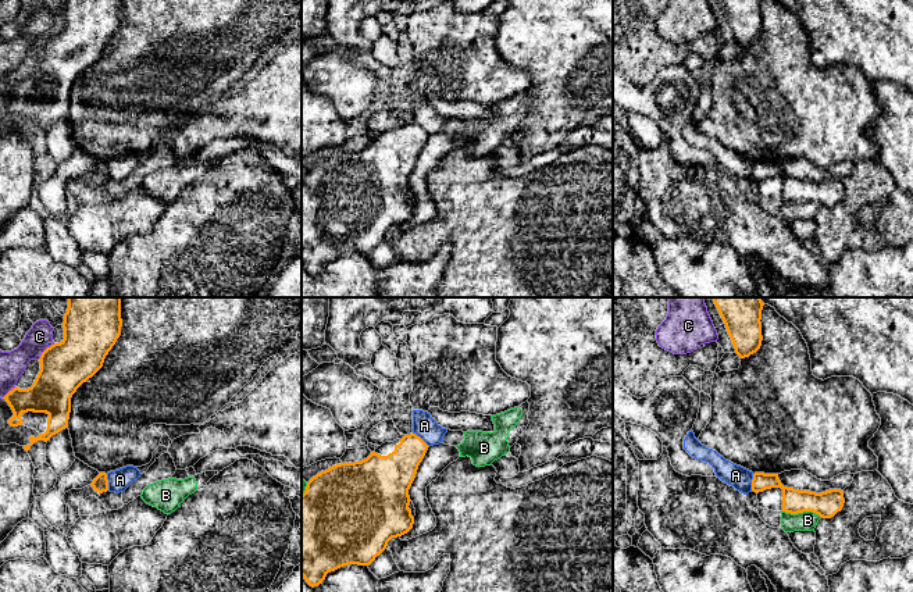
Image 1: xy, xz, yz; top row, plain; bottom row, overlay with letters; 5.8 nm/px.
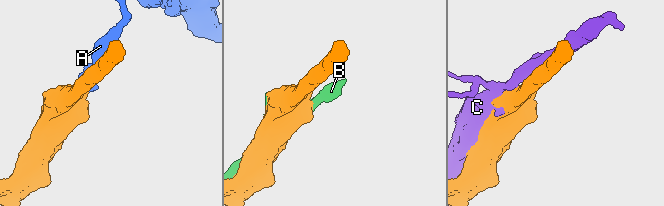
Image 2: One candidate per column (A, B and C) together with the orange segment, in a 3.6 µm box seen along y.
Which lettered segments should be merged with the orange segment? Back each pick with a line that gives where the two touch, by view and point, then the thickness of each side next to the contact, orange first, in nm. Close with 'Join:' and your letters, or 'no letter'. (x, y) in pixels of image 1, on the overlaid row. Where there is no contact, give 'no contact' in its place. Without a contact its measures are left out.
Join: no letter

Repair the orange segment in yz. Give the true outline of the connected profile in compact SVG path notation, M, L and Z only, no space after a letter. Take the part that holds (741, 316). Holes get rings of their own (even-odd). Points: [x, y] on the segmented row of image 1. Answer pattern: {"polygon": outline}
{"polygon": "M713 297L713 302L725 324L739 359L749 357L762 346L760 297Z"}

